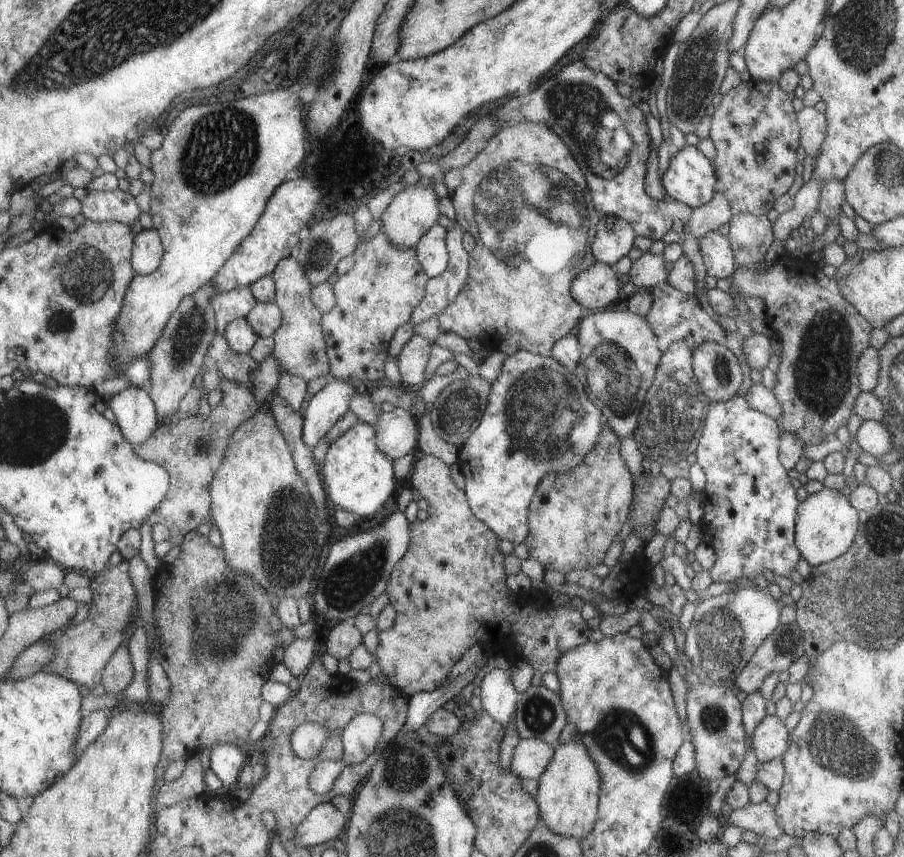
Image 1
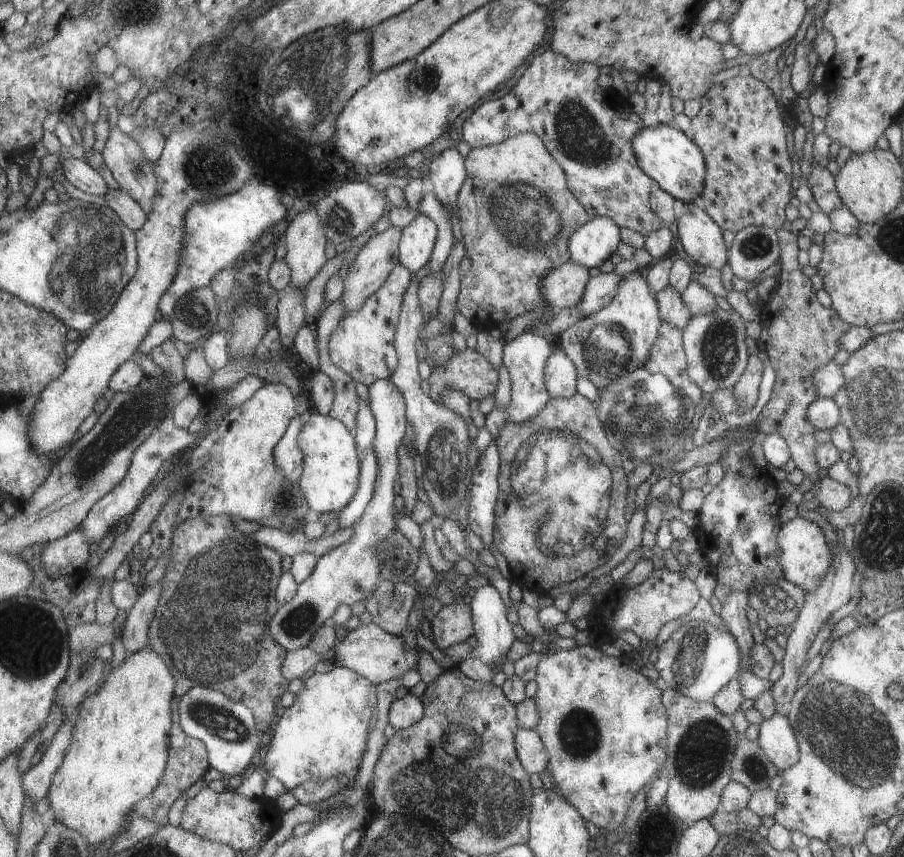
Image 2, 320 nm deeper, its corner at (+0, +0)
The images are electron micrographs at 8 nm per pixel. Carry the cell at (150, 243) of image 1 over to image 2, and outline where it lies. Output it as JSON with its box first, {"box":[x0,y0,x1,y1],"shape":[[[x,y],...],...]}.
{"box":[105,189,149,232],"shape":[[[109,189],[105,194],[107,206],[111,207],[122,219],[125,224],[139,232],[149,218],[143,207],[123,189]]]}

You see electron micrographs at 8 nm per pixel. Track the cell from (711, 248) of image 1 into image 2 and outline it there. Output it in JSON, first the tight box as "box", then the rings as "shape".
{"box":[677,203,727,270],"shape":[[[684,203],[677,226],[679,242],[692,260],[701,266],[720,270],[727,259],[720,226],[693,203]]]}

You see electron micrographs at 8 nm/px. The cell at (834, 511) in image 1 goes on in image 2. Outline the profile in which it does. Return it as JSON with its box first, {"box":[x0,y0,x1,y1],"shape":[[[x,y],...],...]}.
{"box":[776,516,831,594],"shape":[[[796,516],[781,525],[776,541],[780,547],[778,558],[781,577],[791,582],[791,584],[799,586],[804,594],[815,591],[824,574],[828,572],[827,566],[830,565],[829,556],[831,556],[821,528],[815,522]]]}

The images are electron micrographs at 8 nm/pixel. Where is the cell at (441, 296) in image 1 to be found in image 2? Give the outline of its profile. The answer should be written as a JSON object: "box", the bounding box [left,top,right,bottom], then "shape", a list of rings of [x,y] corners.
{"box":[429,147,467,213],"shape":[[[453,147],[437,155],[430,164],[429,175],[432,179],[433,191],[450,213],[451,209],[457,206],[459,190],[467,178],[465,163],[466,158],[461,156],[457,147]]]}

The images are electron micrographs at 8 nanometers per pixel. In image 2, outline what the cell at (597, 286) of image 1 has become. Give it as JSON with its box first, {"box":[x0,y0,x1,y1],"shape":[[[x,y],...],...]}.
{"box":[540,261,590,310],"shape":[[[569,261],[548,272],[540,287],[546,300],[558,310],[577,307],[590,280],[589,268]]]}

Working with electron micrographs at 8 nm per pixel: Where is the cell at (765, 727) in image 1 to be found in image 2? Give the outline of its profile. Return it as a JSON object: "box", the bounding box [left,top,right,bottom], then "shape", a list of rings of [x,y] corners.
{"box":[756,713,800,772],"shape":[[[773,713],[773,716],[763,719],[756,741],[779,772],[789,769],[800,760],[796,735],[786,716]]]}

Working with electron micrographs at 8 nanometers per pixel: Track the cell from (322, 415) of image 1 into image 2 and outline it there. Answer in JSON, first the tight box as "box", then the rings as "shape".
{"box":[274,414,308,485],"shape":[[[298,414],[289,428],[286,435],[277,444],[274,450],[276,465],[284,471],[287,480],[292,485],[297,485],[301,475],[304,473],[304,458],[305,455],[298,445],[298,436],[302,431],[304,422],[308,414]]]}

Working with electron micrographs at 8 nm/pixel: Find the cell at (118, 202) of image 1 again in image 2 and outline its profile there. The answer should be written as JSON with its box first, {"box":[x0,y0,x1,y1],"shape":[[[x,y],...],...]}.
{"box":[62,156,110,194],"shape":[[[64,156],[62,170],[73,186],[87,194],[104,194],[110,189],[107,181],[98,170],[95,170],[85,159]]]}

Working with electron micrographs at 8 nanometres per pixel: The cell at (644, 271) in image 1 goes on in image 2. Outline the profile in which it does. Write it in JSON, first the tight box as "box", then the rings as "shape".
{"box":[577,272,622,316],"shape":[[[615,272],[599,273],[592,277],[577,309],[587,316],[608,305],[615,298],[621,279],[622,276]]]}

